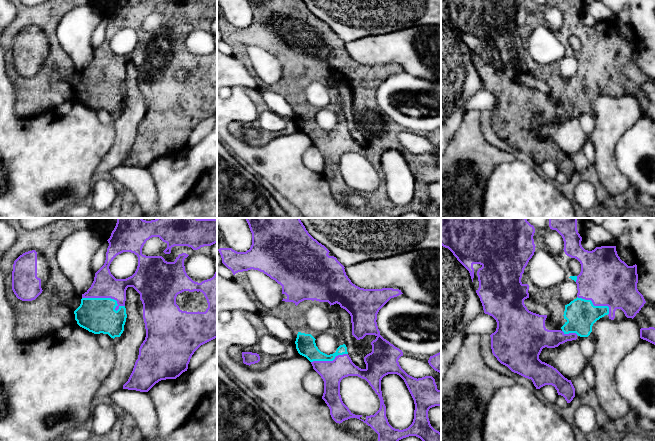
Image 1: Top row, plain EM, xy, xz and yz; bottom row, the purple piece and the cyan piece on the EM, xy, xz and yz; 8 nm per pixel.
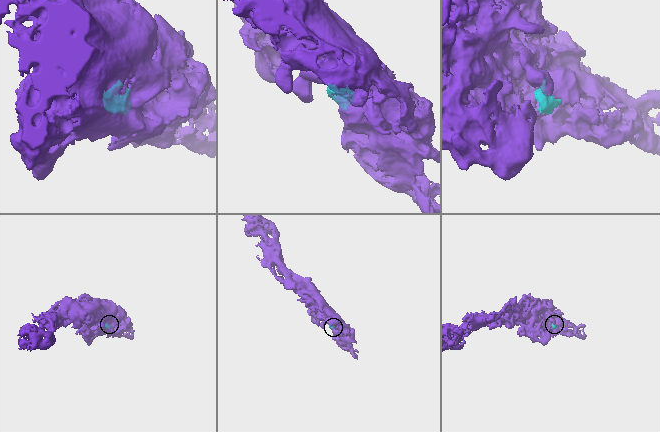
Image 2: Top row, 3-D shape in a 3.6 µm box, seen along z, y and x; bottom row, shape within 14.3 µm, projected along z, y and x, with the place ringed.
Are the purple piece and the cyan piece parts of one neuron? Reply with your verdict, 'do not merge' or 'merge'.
merge

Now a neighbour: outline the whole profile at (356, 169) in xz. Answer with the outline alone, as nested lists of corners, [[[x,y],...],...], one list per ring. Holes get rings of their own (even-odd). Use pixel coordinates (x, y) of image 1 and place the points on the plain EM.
[[[348,152],[340,158],[343,179],[355,191],[374,191],[380,184],[380,175],[369,159],[358,152]]]

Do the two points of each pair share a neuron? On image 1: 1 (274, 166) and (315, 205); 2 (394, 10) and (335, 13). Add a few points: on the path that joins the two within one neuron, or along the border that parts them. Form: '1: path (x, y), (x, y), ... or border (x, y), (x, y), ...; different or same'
1: path (284, 174), (305, 195); same
2: path (379, 10), (350, 10); same

